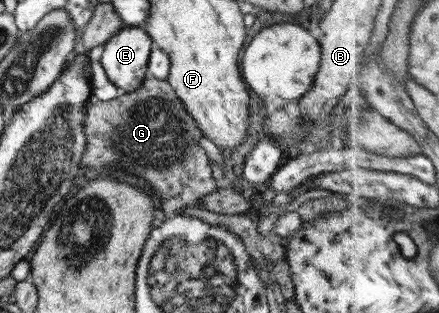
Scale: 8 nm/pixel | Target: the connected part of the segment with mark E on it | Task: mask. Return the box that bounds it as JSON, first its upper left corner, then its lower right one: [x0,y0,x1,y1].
[98,27,152,93]

